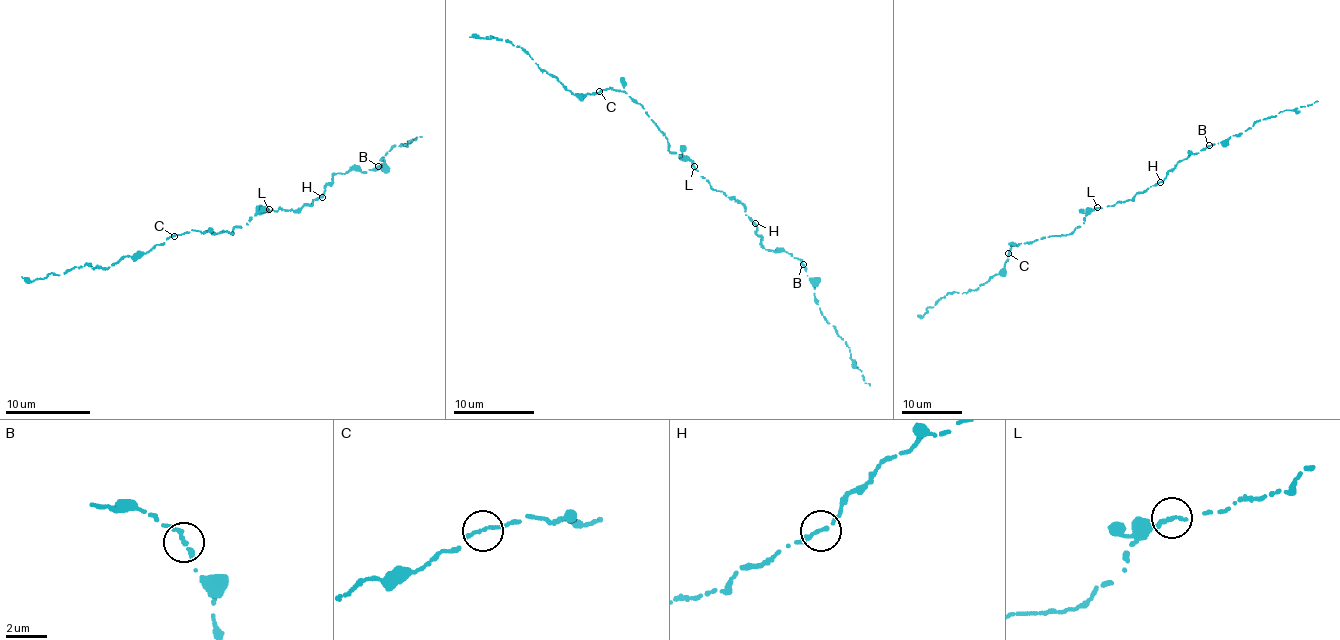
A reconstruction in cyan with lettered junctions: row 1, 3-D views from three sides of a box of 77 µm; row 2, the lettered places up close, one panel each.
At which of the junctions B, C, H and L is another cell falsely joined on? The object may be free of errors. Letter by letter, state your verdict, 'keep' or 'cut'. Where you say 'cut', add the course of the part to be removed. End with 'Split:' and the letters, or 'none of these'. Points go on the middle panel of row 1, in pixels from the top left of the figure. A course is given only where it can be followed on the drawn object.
B: keep
C: keep
H: keep
L: keep
Split: none of these

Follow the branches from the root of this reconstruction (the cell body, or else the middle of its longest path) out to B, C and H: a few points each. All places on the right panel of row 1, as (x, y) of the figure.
B: (1097, 208), (1133, 200), (1137, 193), (1164, 179), (1179, 161), (1208, 146)
C: (1097, 208), (1089, 210), (1080, 227), (1071, 233), (1011, 246), (1008, 253)
H: (1097, 208), (1133, 200), (1137, 193), (1160, 182)

